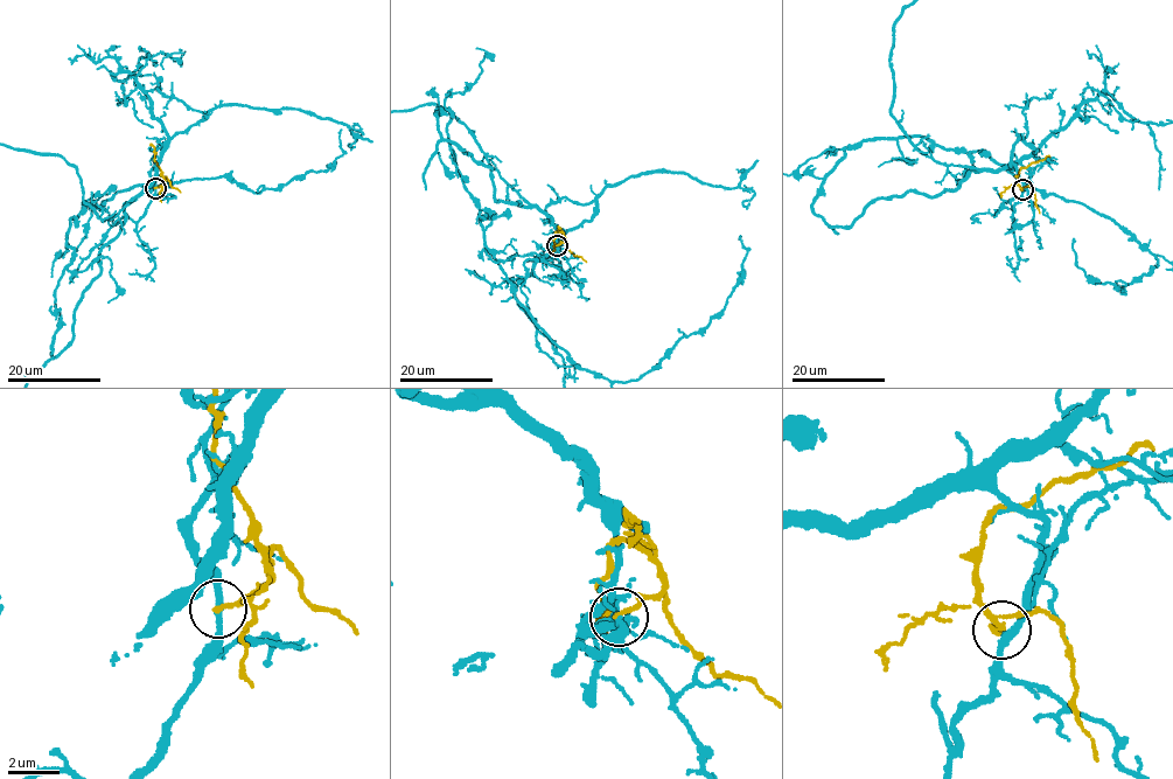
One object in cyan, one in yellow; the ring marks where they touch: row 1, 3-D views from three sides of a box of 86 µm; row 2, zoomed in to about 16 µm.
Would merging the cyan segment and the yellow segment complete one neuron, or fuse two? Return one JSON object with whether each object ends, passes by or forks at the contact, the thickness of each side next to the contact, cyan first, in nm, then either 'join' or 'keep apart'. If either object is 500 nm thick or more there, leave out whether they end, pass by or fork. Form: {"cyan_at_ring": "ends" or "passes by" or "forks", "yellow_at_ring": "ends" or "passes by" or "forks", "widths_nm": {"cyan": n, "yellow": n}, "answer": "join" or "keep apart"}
{"cyan_at_ring": "passes by", "yellow_at_ring": "ends", "widths_nm": {"cyan": 260, "yellow": 190}, "answer": "keep apart"}

